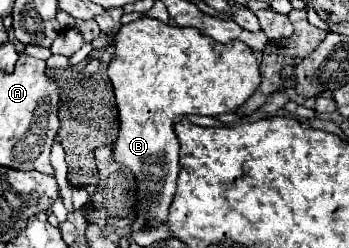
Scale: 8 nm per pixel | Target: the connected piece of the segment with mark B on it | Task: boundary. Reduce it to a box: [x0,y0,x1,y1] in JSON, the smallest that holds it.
[108,16,260,230]

